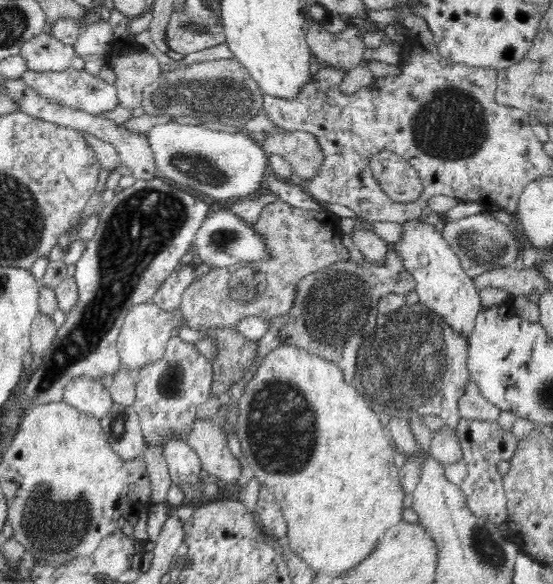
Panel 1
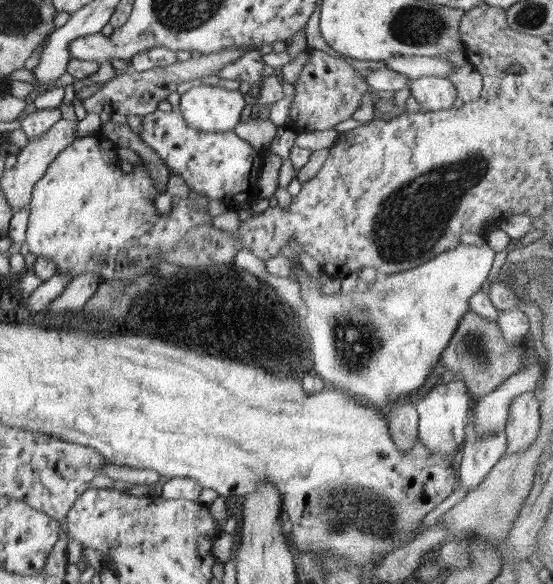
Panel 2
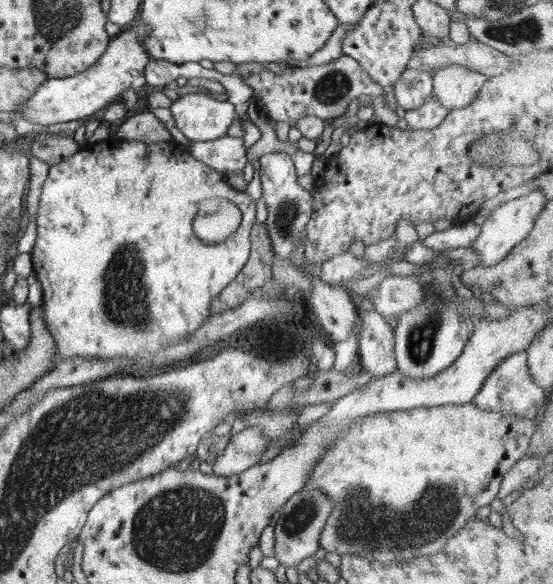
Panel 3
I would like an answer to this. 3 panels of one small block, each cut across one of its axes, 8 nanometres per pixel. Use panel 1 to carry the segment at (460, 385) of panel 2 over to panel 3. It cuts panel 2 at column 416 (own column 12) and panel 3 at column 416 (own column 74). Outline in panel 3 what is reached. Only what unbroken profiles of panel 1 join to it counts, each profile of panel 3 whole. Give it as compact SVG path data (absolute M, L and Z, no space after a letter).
M438 255L432 262L421 265L433 269L412 277L427 286L431 293L412 312L400 314L393 332L397 370L412 379L429 379L446 370L462 354L476 325L468 314L456 308L456 302L452 302L457 296L452 282L455 268L452 260Z

